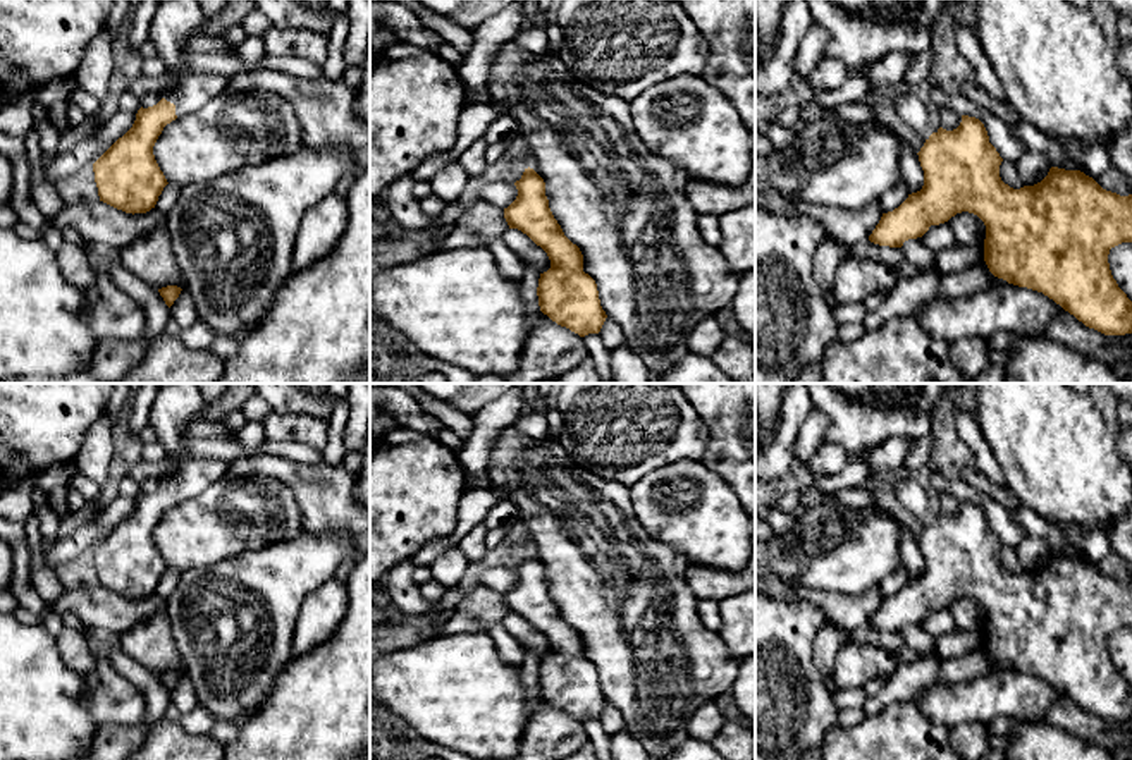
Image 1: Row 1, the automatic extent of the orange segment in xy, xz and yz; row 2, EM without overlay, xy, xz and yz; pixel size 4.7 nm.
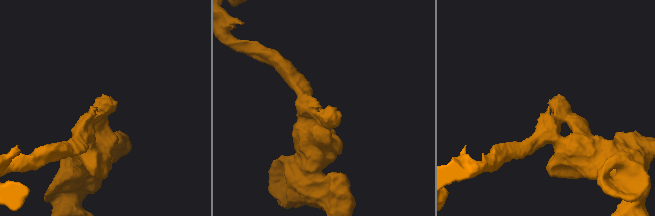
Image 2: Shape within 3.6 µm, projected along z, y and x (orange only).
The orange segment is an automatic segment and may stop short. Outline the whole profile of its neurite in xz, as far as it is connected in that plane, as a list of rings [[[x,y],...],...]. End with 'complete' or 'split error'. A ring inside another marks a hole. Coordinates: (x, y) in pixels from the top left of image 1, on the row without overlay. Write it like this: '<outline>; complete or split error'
[[[528,552],[514,571],[518,581],[504,593],[504,604],[509,614],[526,619],[551,645],[551,653],[538,664],[540,696],[580,722],[599,719],[607,700],[600,691],[597,669],[583,657],[580,633],[554,604],[544,564]]]; complete

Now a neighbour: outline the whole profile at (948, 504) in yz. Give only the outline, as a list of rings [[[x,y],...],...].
[[[948,487],[943,493],[938,495],[938,507],[939,512],[953,516],[960,511],[962,500],[957,499]]]

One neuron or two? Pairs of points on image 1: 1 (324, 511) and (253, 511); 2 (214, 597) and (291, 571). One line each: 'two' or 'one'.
1: two
2: one

